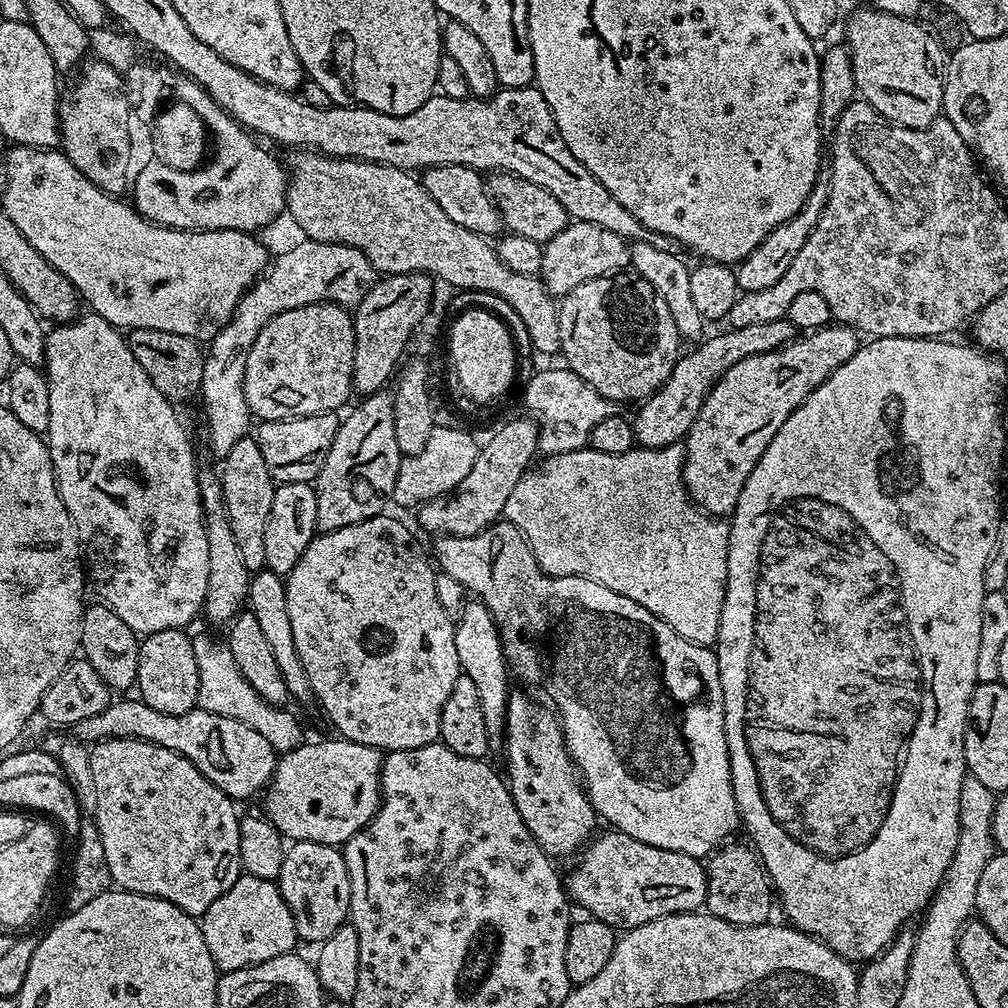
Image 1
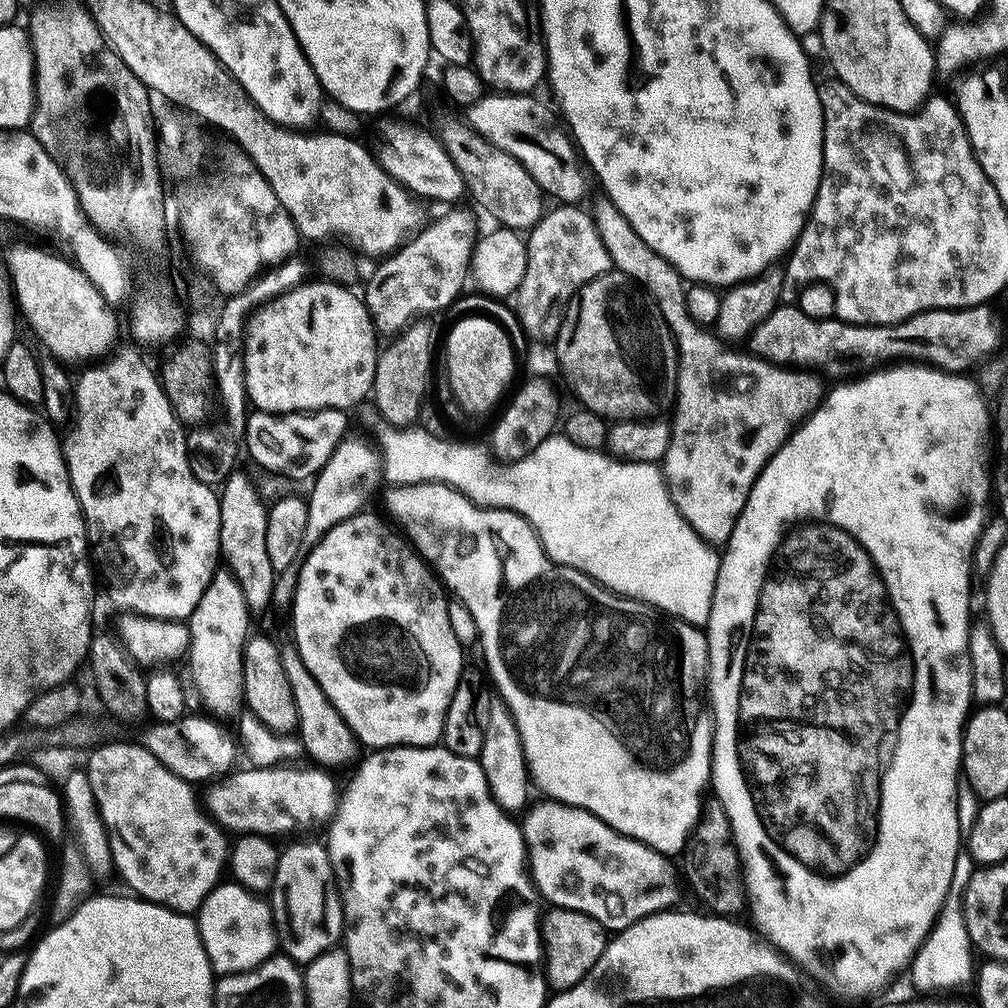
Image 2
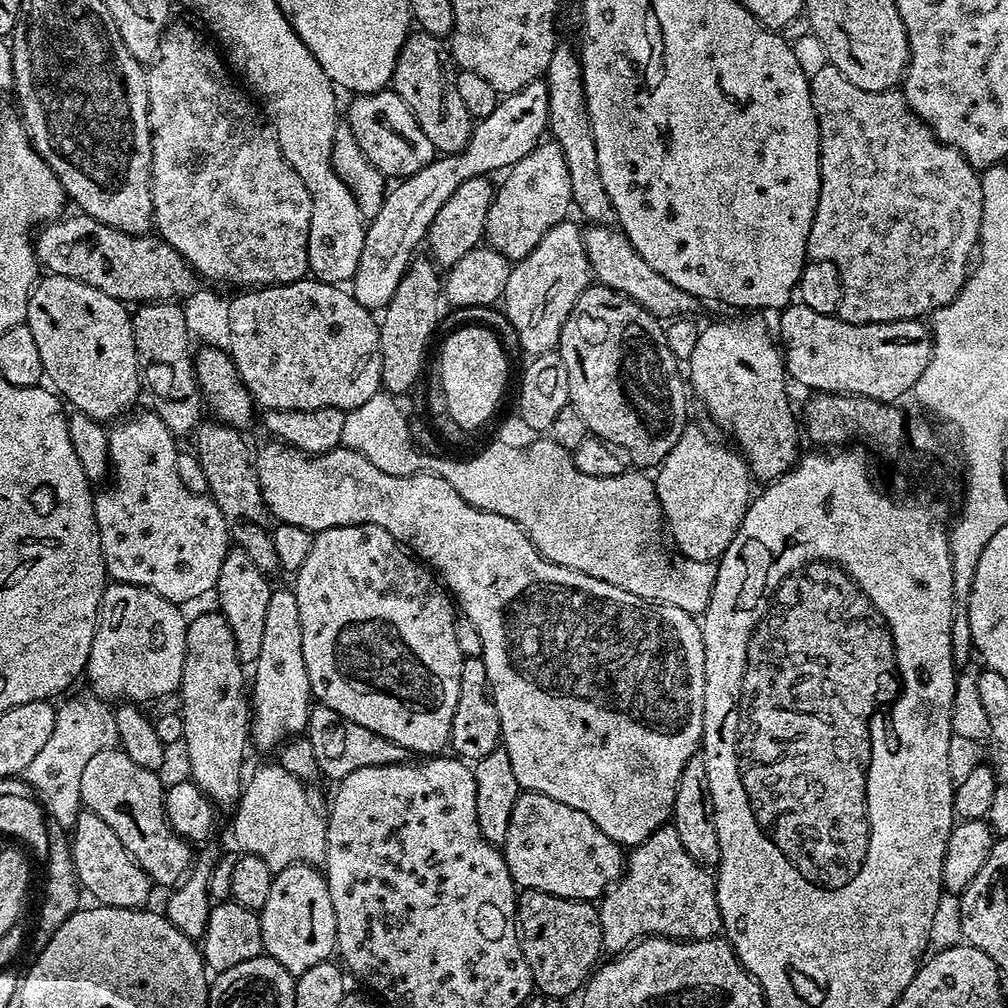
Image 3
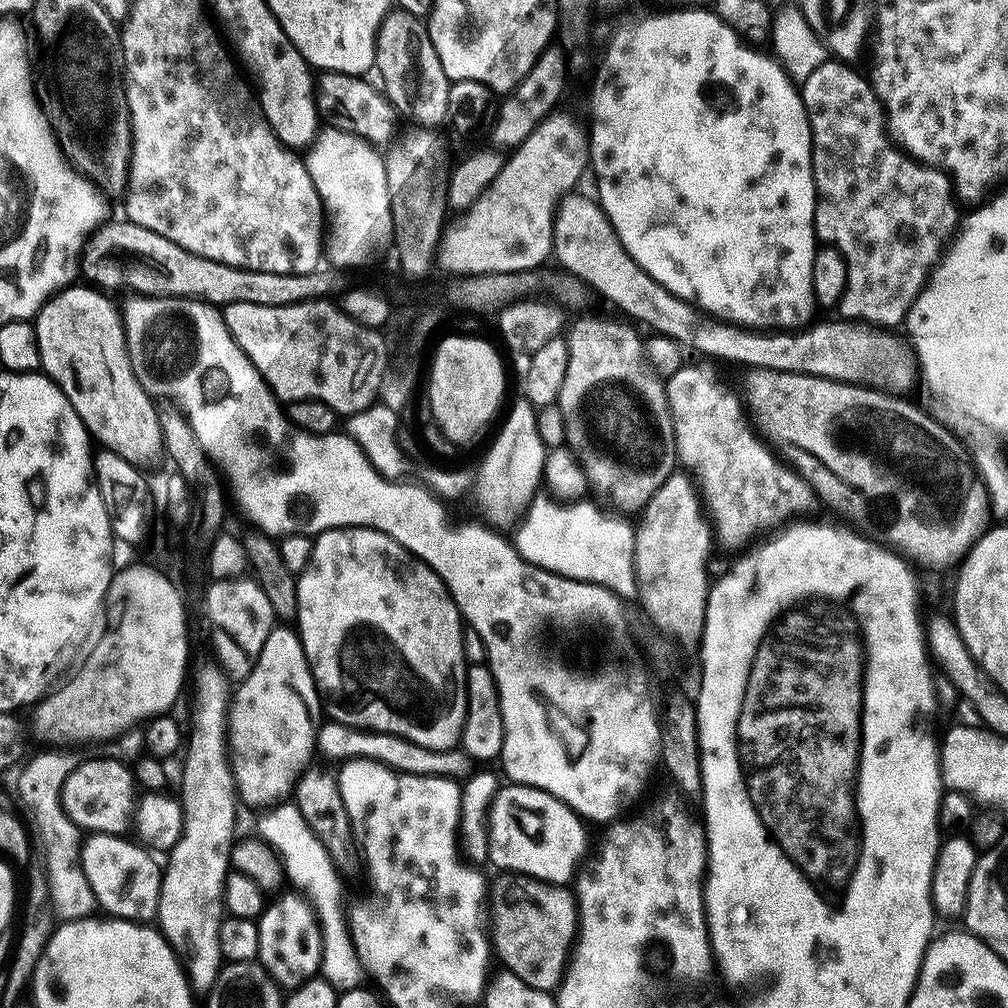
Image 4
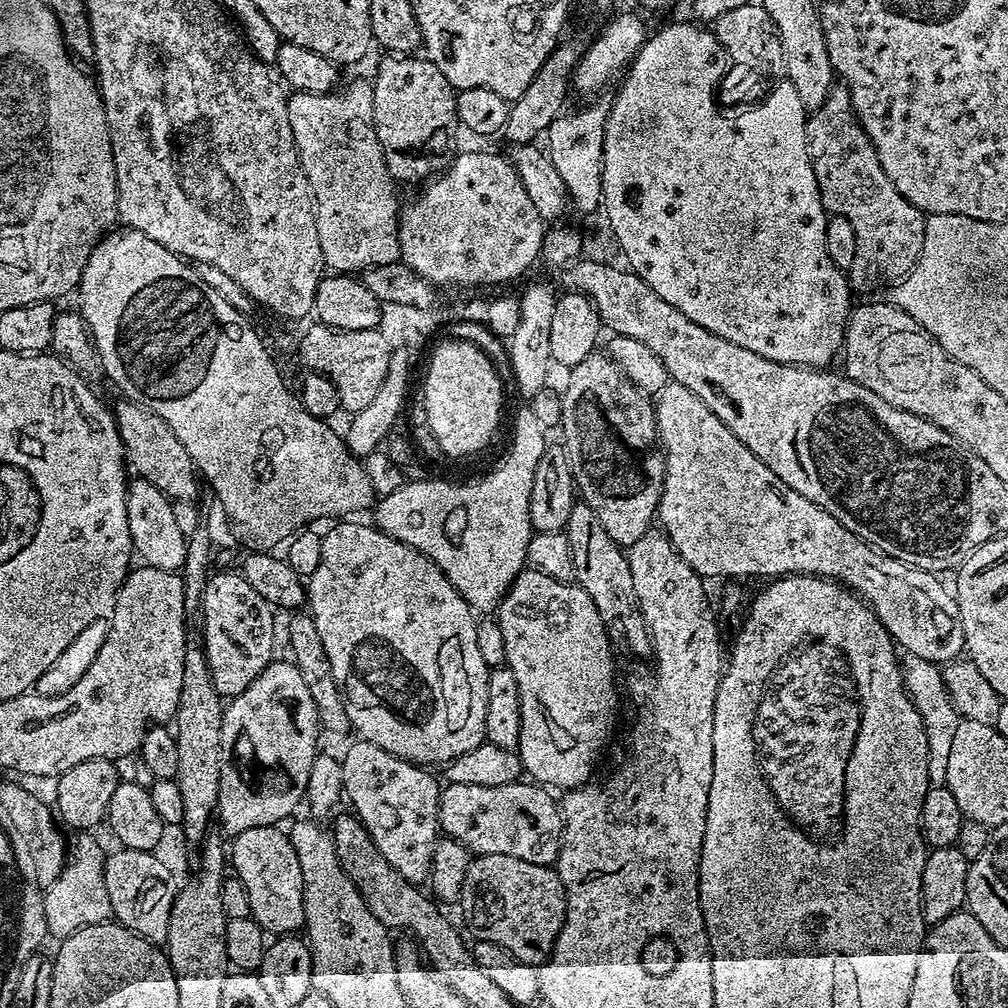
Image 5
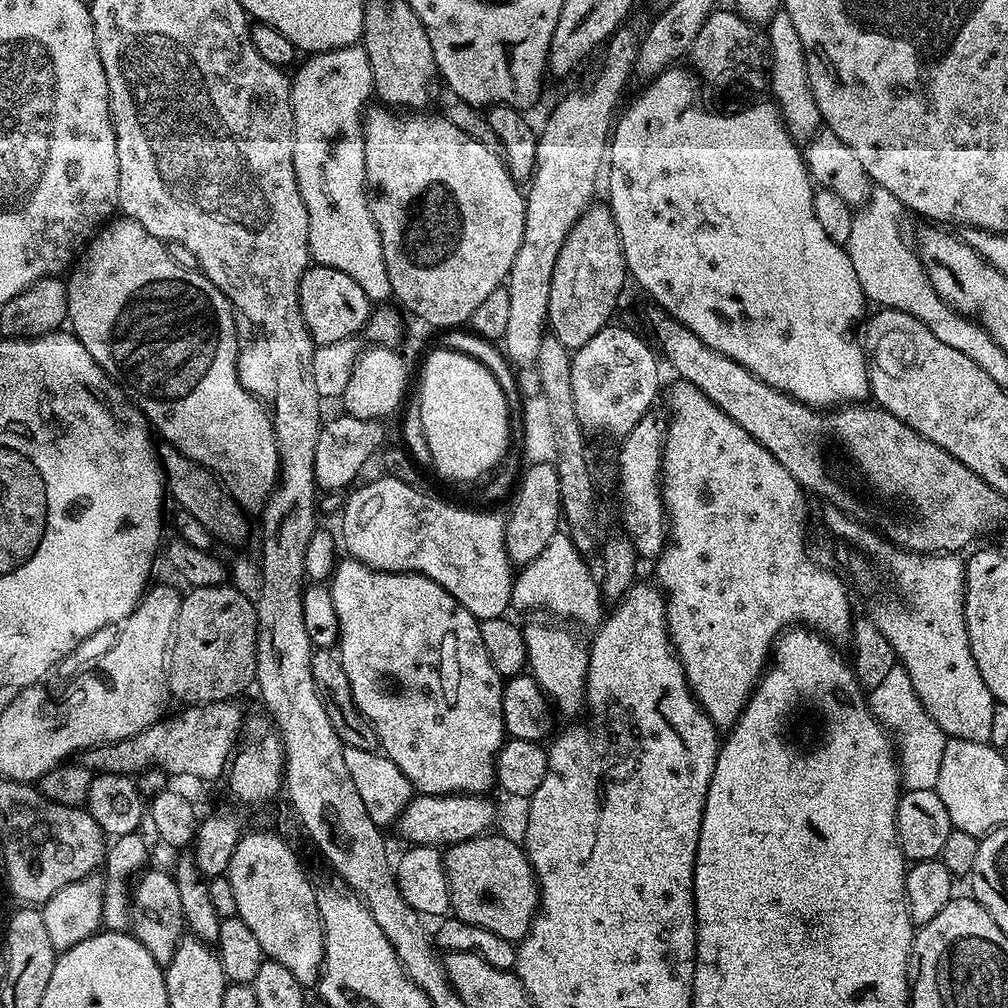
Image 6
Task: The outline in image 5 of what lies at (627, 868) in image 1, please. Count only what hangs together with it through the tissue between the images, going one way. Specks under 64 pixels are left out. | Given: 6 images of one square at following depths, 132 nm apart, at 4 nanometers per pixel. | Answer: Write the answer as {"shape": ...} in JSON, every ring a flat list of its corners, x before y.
{"shape":[[517,782,506,786,462,786,445,783,438,806,440,832,445,837,458,841,469,853,478,856,511,854,514,858,522,858,522,862,555,865,556,856,560,853,560,832,564,829,557,801,552,801,553,793,547,787,535,782,524,783]]}

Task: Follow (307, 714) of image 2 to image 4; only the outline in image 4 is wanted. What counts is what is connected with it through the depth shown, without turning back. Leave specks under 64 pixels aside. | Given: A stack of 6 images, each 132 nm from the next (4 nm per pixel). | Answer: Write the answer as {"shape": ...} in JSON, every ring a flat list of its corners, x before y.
{"shape":[[335,722,321,723,316,734,316,743,321,753,325,752,335,762,345,760,376,760,393,768,396,772,405,772,415,776,447,776,449,780,463,782,474,772,472,757,459,747,446,750,430,750,426,746,418,746,418,742,410,742,401,736,391,736,385,732,365,732,358,728,349,728,346,724]]}

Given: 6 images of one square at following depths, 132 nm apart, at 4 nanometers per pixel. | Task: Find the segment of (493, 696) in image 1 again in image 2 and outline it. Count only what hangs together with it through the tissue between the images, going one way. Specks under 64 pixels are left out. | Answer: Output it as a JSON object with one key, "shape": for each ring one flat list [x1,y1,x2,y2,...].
{"shape":[[492,698,488,704,488,720,486,716,483,725,484,737,478,759,482,766,482,774,486,774,486,782,490,786,494,802,503,812,523,813,530,804,530,799,528,800,528,788,530,789,528,763,522,750,522,738,518,734,518,726,503,700]]}

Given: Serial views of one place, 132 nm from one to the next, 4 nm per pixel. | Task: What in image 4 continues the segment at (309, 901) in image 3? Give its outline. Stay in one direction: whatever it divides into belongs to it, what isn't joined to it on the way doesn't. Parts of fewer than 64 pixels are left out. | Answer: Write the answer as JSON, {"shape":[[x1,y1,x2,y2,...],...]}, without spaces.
{"shape":[[299,894,291,895,277,895,275,897,277,900,273,904,271,901,258,918,258,962,284,990,301,988,307,980,313,979,320,972,320,959,322,958,320,924,316,920,312,905]]}

